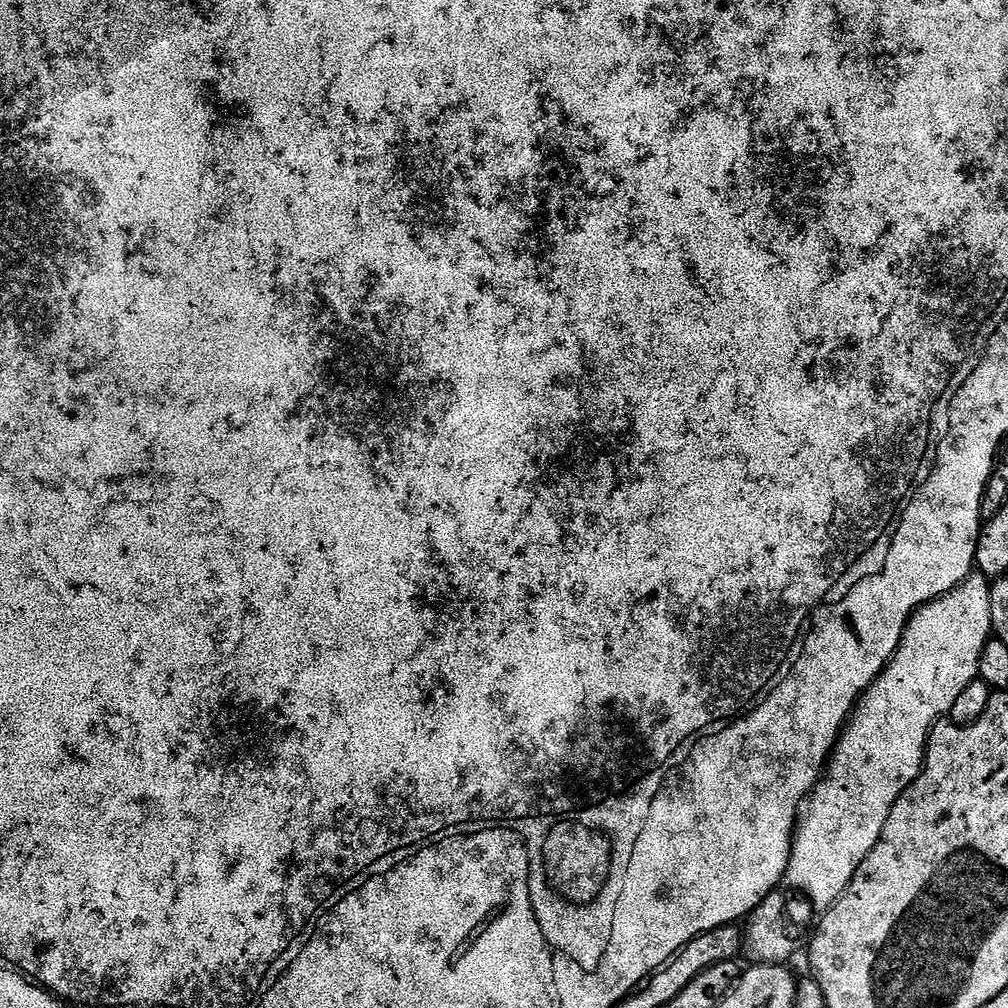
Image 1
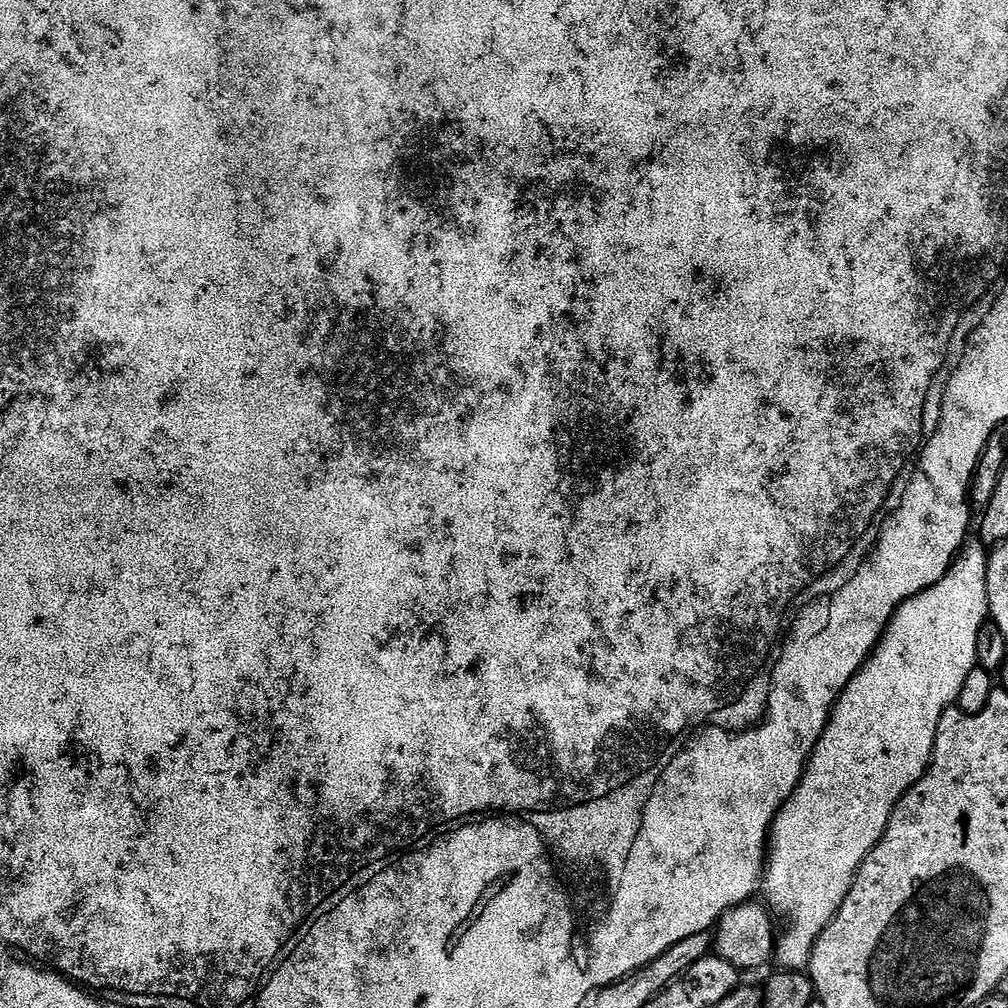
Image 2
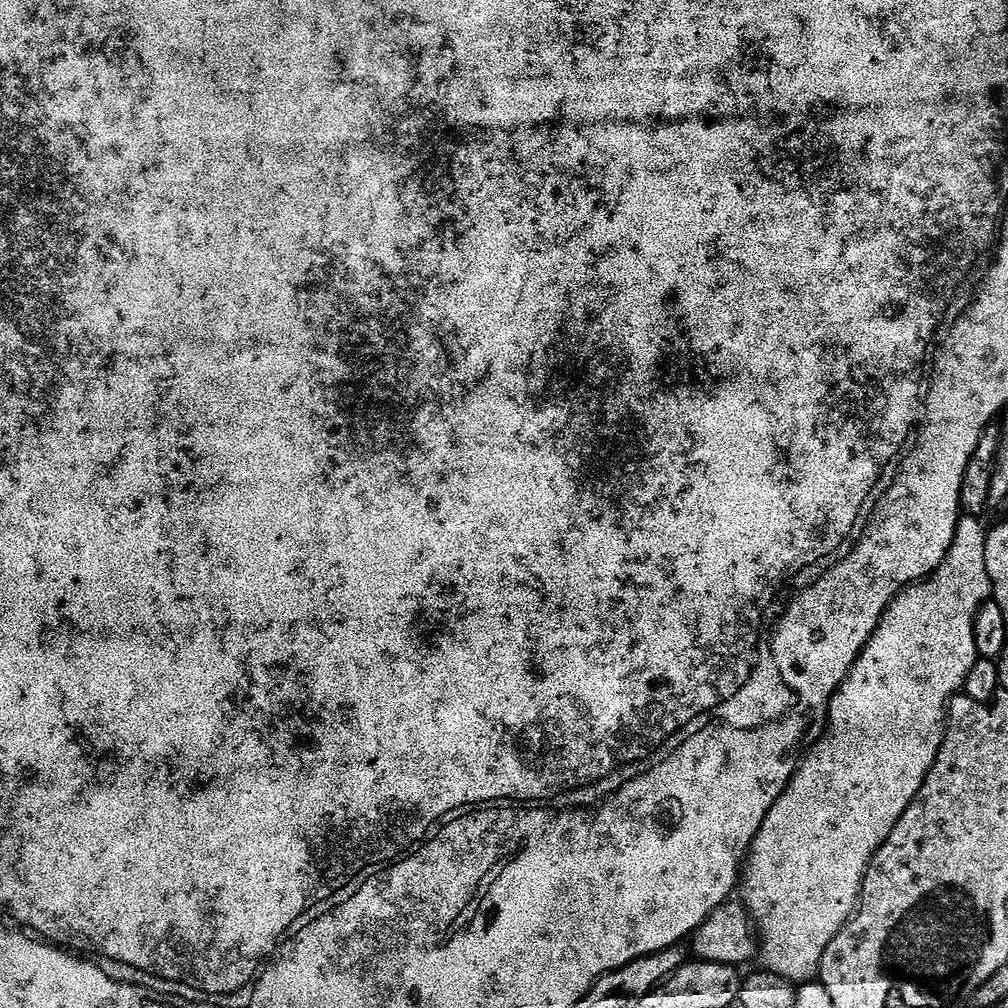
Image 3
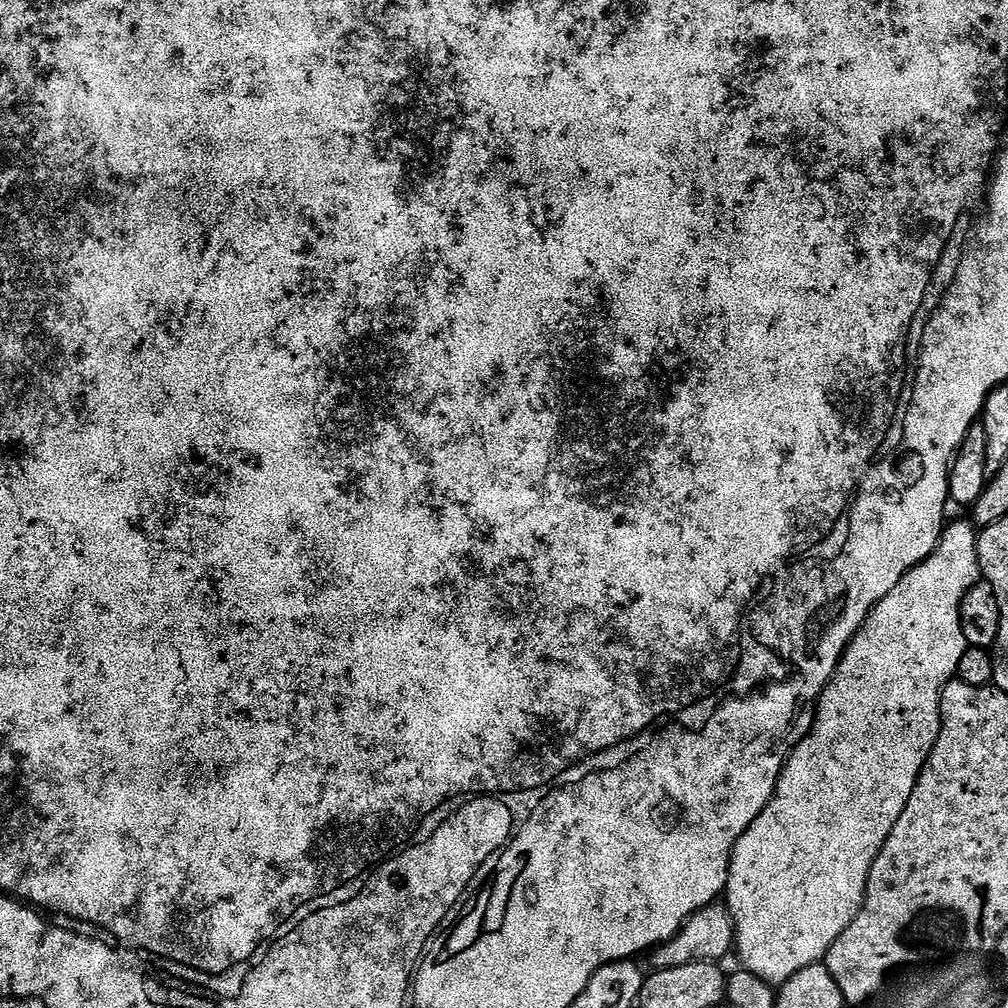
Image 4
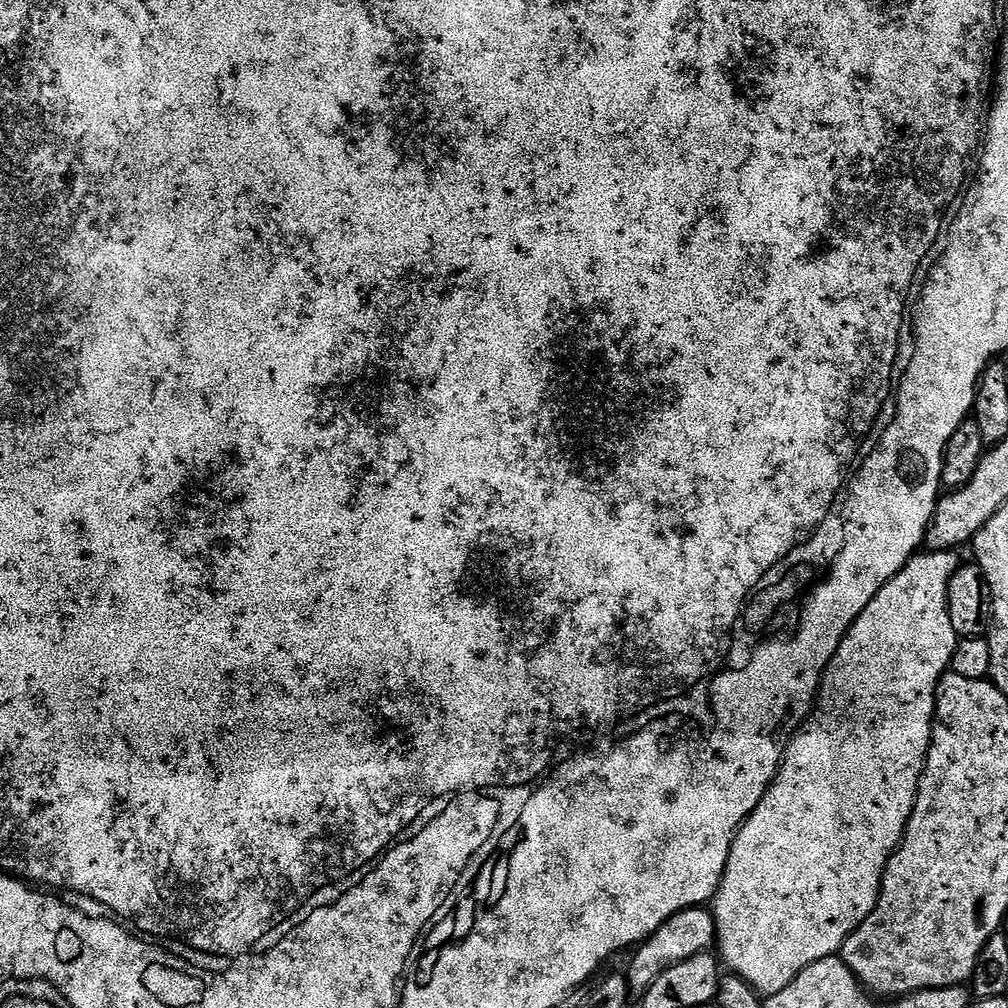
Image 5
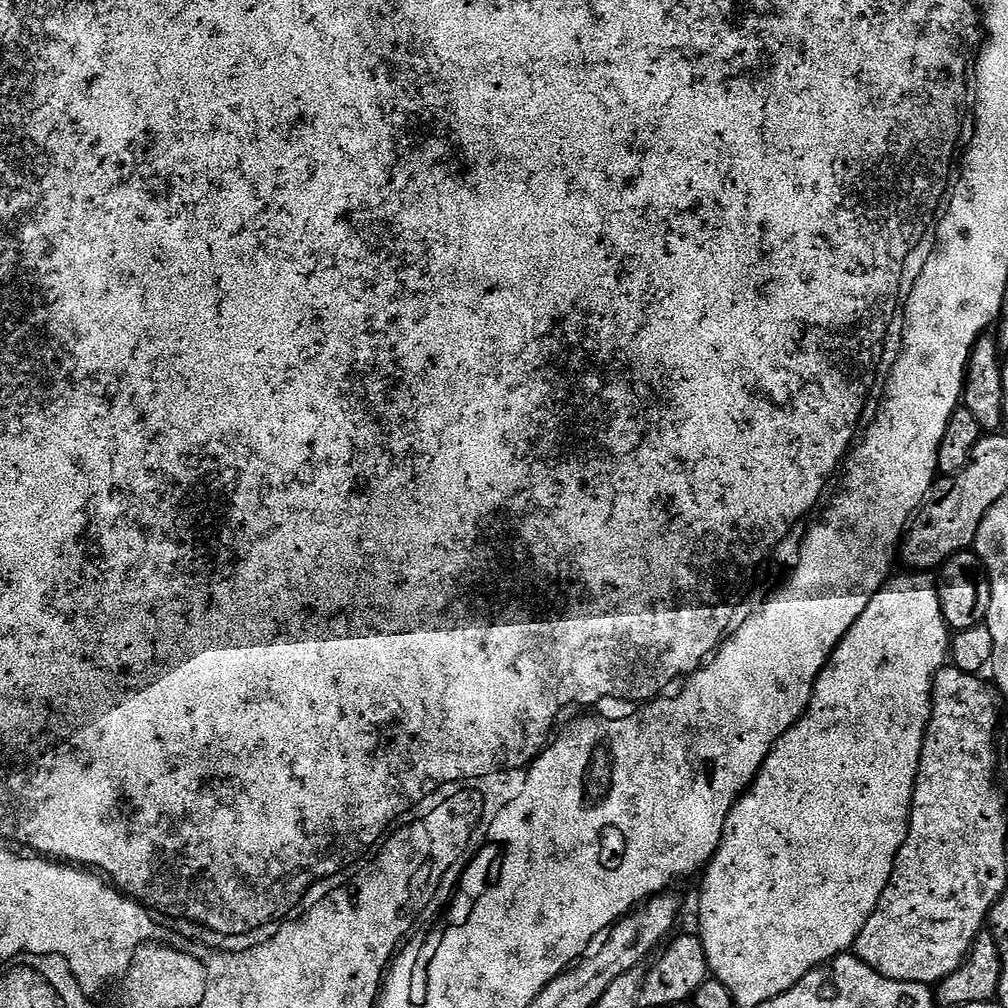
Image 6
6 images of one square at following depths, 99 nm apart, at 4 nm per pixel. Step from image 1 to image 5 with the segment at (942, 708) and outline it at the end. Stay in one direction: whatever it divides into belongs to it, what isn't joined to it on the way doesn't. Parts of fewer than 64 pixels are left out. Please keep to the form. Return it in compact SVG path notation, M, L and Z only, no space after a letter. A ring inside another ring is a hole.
M921 551L908 561L878 594L858 614L858 618L848 627L848 632L842 638L834 658L828 663L824 671L824 678L820 681L820 691L814 701L812 715L792 733L785 749L784 758L780 761L780 769L776 771L774 782L766 790L762 802L745 818L744 823L736 832L736 837L730 850L730 858L726 862L726 870L722 882L718 886L715 896L710 901L710 911L716 923L716 944L719 959L729 973L743 978L761 997L767 998L778 994L778 990L786 990L790 982L806 966L818 962L827 956L835 956L841 951L846 938L874 910L880 897L880 883L892 853L900 846L900 839L908 828L908 819L916 805L916 795L920 785L920 775L928 761L928 747L932 741L932 722L936 719L936 694L940 680L944 673L949 671L954 658L956 641L954 622L950 622L948 609L948 587L950 578L960 569L961 557L956 557L955 551L933 552Z

